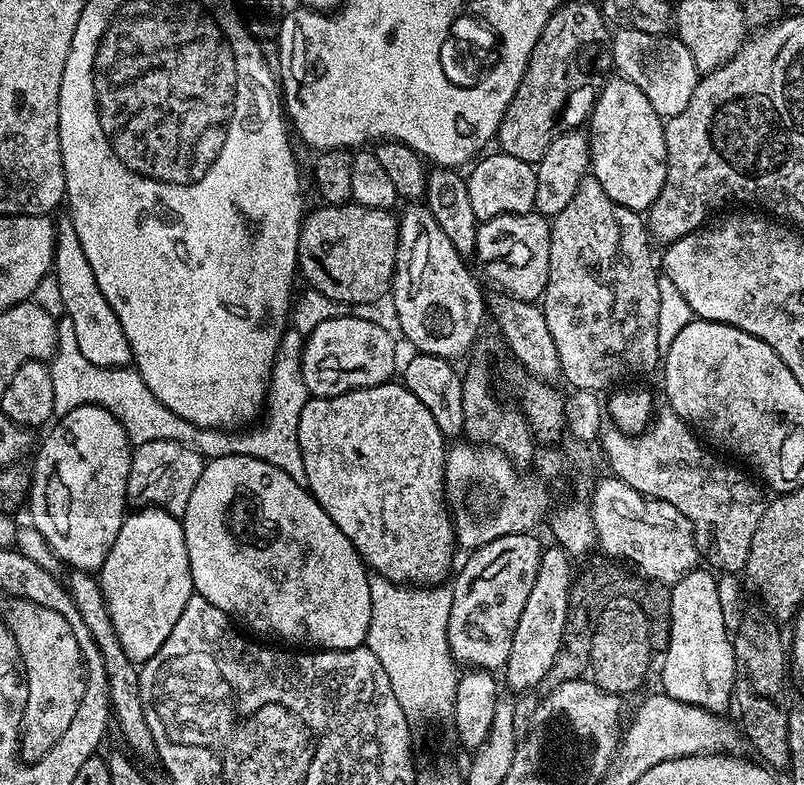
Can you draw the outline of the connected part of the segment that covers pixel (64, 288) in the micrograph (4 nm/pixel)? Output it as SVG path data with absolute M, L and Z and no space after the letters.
M64 218L57 223L56 244L52 275L61 291L64 313L74 324L78 348L90 362L107 368L127 367L132 361L129 340L125 337L121 323L113 308L106 302L105 295L98 287L85 250L78 241L71 219Z

